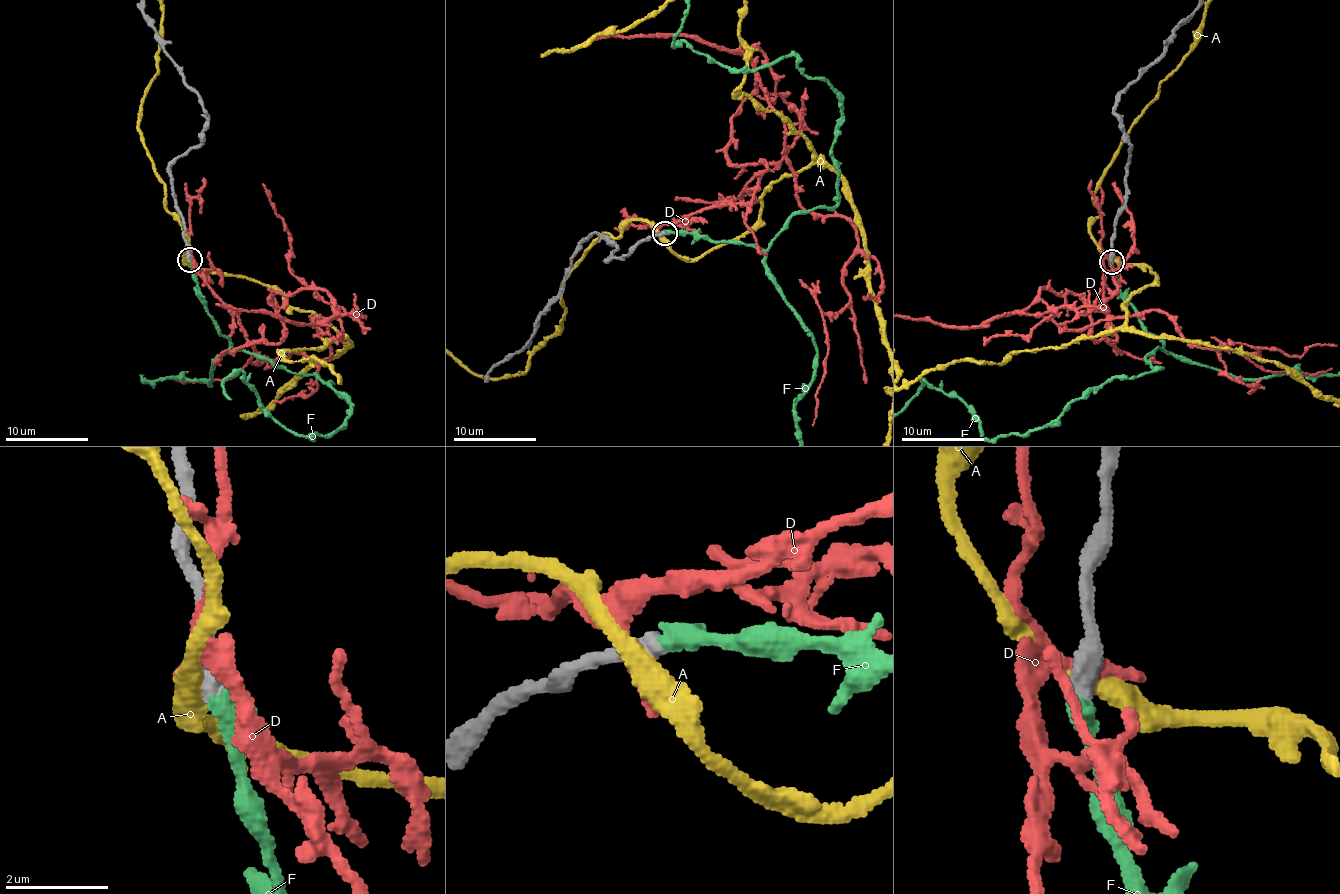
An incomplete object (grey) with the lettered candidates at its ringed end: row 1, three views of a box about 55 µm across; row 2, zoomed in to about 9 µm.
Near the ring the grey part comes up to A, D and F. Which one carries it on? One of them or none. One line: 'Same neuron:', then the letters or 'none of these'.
Same neuron: F

